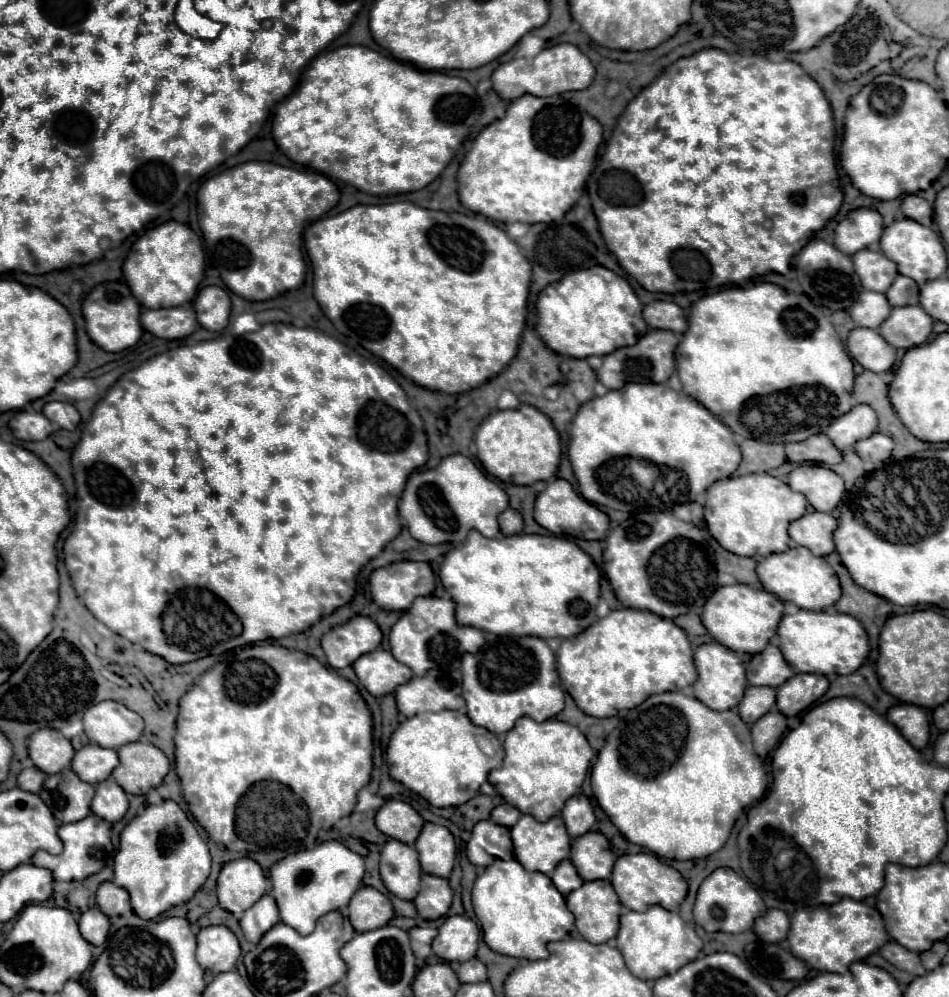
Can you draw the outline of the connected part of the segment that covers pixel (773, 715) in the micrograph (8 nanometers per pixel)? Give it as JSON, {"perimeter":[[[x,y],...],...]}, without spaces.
{"perimeter":[[[771,709],[751,727],[755,753],[759,757],[767,757],[779,745],[785,731],[787,731],[787,717],[777,709]]]}

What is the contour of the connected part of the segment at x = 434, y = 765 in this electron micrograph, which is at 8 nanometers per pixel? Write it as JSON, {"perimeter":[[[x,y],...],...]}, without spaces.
{"perimeter":[[[397,707],[400,716],[400,722],[391,735],[391,741],[387,745],[387,763],[389,763],[389,775],[397,781],[401,781],[405,787],[411,791],[419,793],[425,797],[431,805],[435,807],[455,807],[461,803],[467,803],[471,797],[477,795],[479,787],[487,781],[489,771],[501,767],[503,761],[503,745],[501,745],[496,735],[491,731],[477,727],[467,719],[465,713],[443,709],[439,713],[419,713],[405,717],[399,707]]]}

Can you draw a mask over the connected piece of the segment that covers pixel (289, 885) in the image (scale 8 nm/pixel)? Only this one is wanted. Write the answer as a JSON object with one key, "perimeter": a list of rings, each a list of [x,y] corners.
{"perimeter":[[[325,841],[313,849],[287,855],[271,867],[271,895],[279,905],[281,921],[295,927],[301,935],[309,935],[321,915],[349,905],[353,893],[361,887],[363,873],[363,859],[339,841]]]}

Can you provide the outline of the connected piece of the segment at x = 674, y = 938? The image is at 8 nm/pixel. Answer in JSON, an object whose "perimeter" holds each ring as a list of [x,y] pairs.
{"perimeter":[[[655,905],[643,913],[627,911],[621,915],[621,927],[617,933],[617,949],[621,951],[627,969],[635,977],[643,981],[649,981],[649,979],[653,981],[663,975],[671,975],[679,971],[683,965],[695,961],[701,951],[701,939],[677,913],[671,913]]]}

